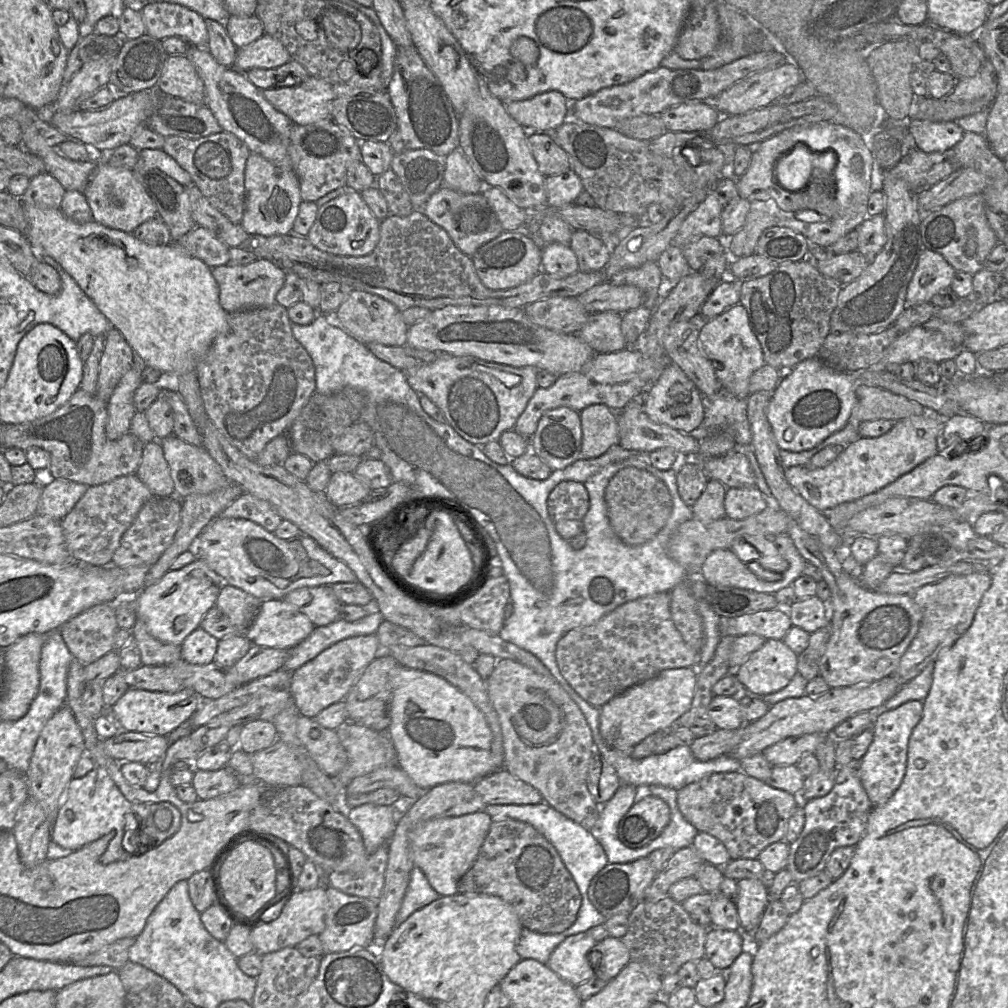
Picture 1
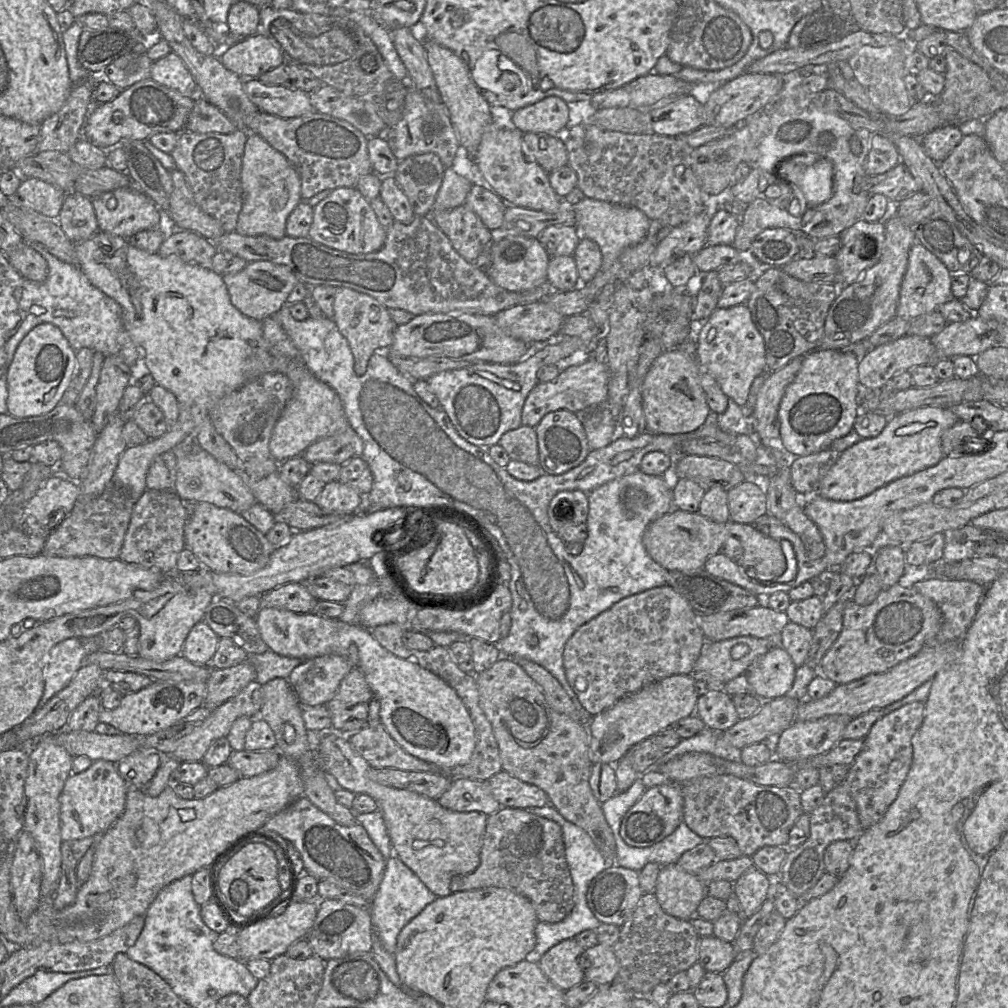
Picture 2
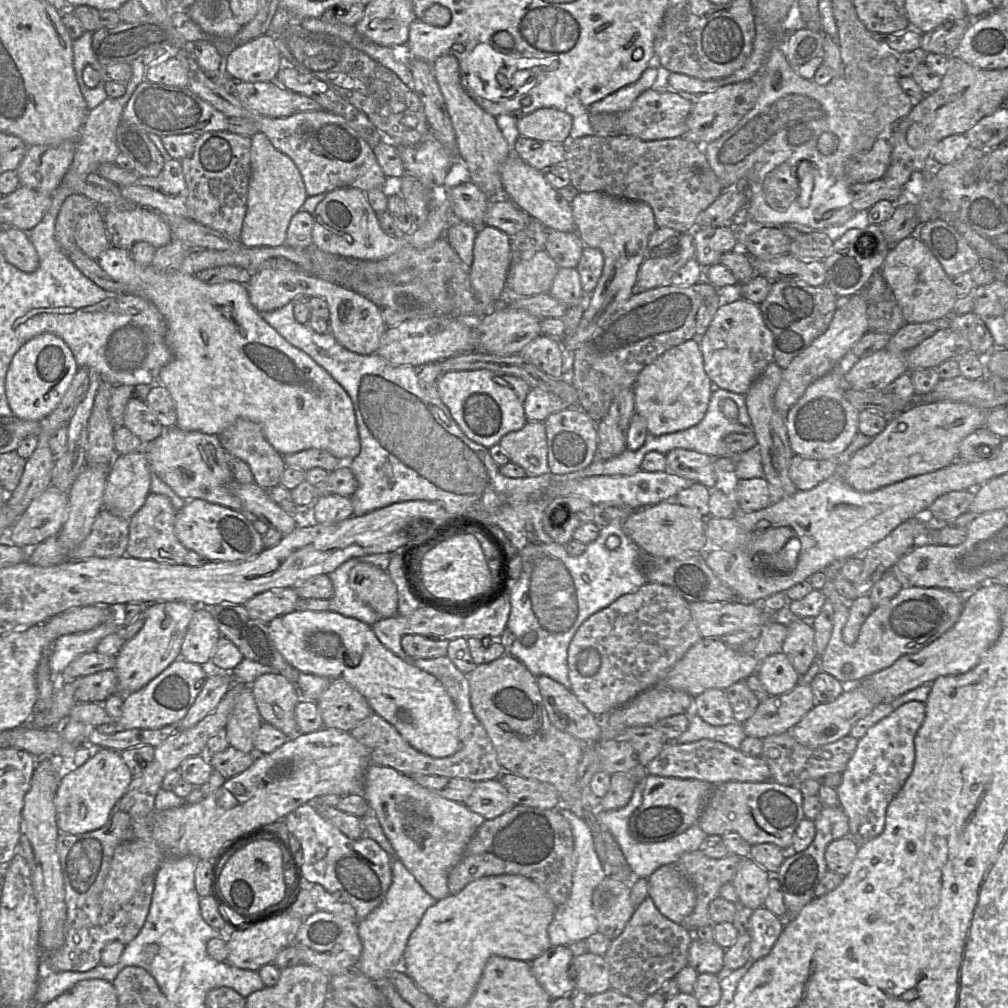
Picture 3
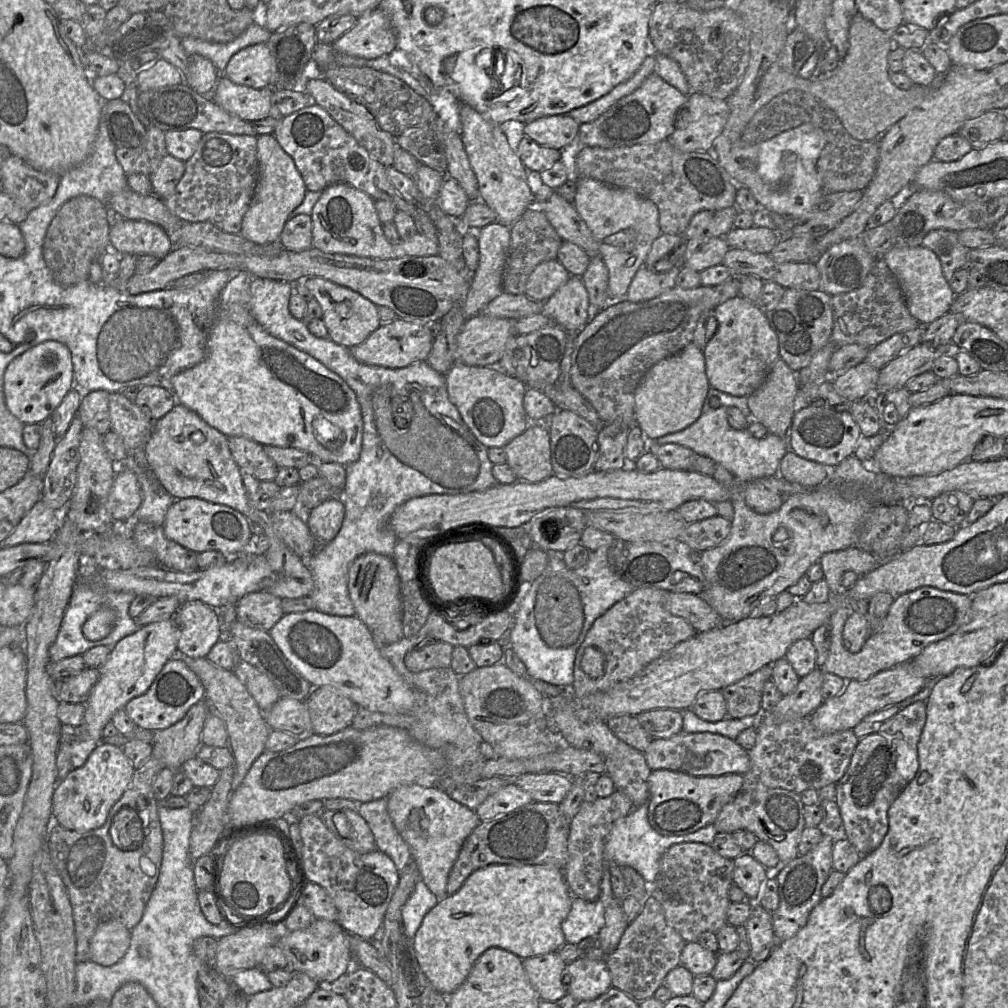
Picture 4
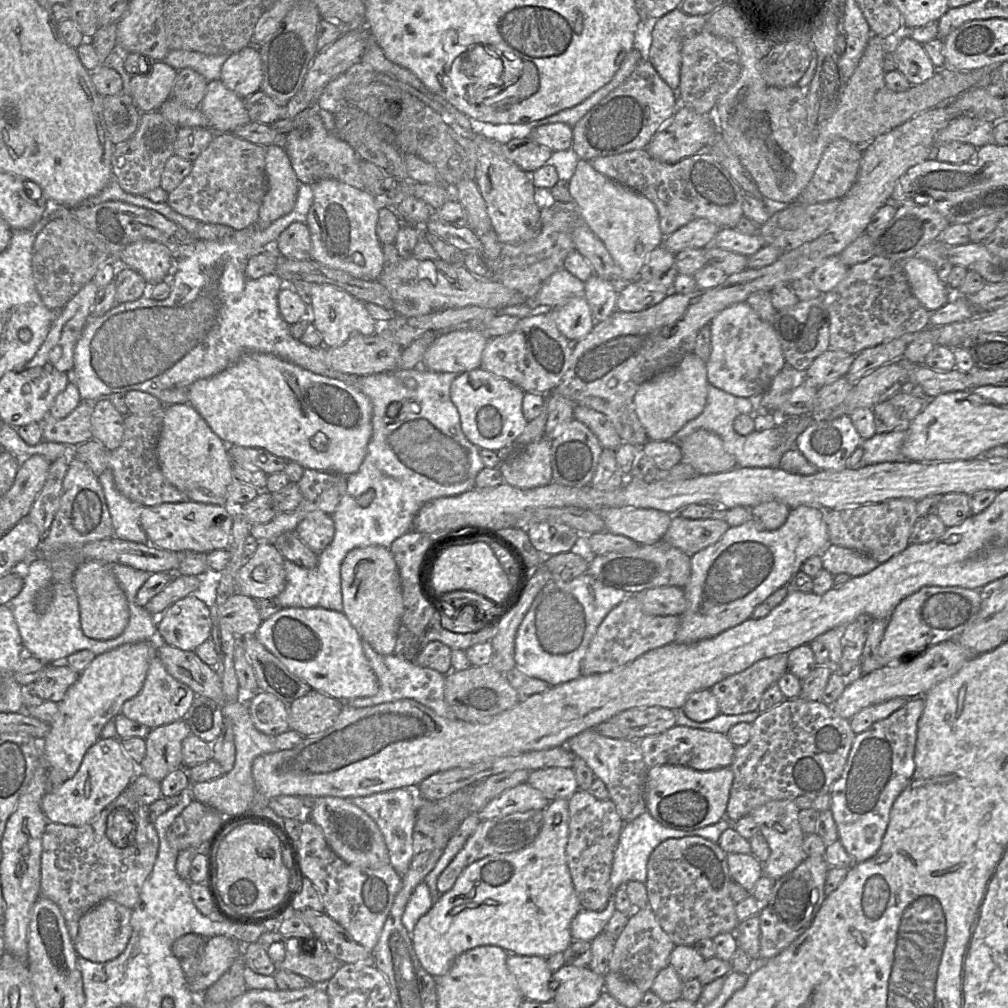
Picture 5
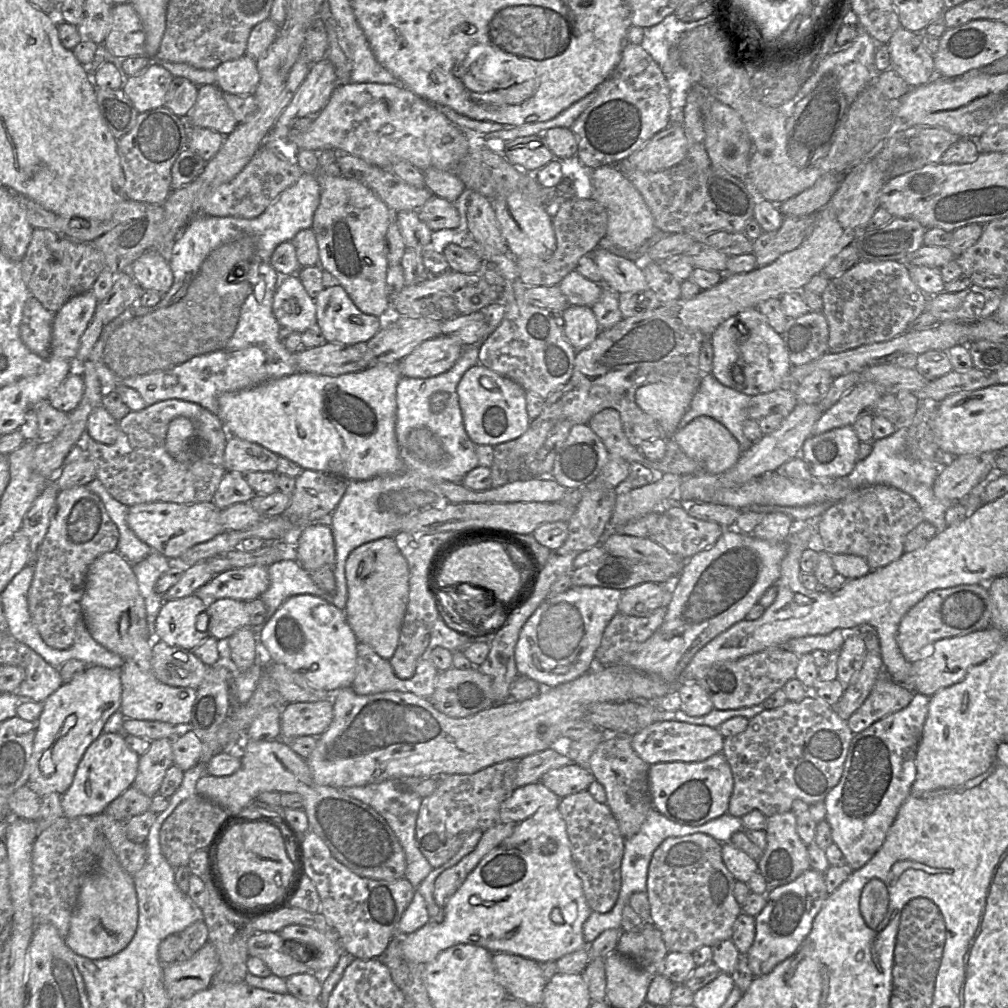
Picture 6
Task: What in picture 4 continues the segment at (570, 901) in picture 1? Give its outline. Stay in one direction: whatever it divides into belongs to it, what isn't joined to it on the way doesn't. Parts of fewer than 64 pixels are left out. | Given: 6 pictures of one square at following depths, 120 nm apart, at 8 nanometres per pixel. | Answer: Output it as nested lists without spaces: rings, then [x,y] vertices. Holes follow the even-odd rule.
[[[532,802],[507,815],[481,822],[465,840],[452,867],[447,882],[447,895],[453,895],[475,871],[490,865],[550,865],[564,871],[568,863],[568,838],[570,822],[562,814],[558,804]]]

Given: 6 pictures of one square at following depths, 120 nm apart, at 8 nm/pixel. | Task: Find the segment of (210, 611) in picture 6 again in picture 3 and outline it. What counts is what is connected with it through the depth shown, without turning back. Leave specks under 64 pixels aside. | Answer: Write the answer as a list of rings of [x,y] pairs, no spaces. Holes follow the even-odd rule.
[[[293,587],[270,589],[249,599],[243,606],[252,618],[269,623],[296,610],[299,596]]]

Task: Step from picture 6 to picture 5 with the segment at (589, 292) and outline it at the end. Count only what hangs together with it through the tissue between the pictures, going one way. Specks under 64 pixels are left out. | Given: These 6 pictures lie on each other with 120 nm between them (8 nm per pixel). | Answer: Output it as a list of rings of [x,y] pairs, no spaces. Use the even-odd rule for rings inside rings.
[[[563,268],[552,274],[529,300],[538,306],[554,307],[571,297],[584,295],[584,287],[583,281]]]

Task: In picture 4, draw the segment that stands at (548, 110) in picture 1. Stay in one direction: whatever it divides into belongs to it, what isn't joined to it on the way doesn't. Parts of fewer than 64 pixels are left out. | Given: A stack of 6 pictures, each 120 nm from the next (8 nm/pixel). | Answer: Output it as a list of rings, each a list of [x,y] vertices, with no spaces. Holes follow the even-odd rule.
[[[568,115],[546,116],[525,124],[524,134],[545,147],[561,150],[578,143],[579,125]]]

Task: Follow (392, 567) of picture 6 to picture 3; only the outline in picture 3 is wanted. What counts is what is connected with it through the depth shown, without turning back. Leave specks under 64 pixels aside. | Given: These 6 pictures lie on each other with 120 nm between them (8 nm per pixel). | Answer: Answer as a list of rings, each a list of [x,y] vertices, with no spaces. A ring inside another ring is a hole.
[[[359,562],[348,575],[351,589],[381,619],[398,615],[398,592],[387,570],[371,563]]]

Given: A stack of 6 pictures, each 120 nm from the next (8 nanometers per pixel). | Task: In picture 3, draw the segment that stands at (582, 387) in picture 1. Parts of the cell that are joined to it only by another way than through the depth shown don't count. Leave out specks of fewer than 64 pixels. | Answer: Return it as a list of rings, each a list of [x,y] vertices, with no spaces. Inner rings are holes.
[[[538,387],[530,388],[524,401],[527,421],[544,422],[552,413],[568,407],[568,404],[556,394]]]

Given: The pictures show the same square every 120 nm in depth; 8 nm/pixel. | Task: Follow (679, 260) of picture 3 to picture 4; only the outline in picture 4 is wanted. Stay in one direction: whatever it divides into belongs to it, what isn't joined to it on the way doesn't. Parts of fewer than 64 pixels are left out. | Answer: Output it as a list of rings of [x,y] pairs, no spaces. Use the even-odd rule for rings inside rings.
[[[642,265],[633,277],[625,298],[631,302],[653,299],[665,290],[676,287],[675,280],[683,266],[675,266],[666,272],[653,272]]]

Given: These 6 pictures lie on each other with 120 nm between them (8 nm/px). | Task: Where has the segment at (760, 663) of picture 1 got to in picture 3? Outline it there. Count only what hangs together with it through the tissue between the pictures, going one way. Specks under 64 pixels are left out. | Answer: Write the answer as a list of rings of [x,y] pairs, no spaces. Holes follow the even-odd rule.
[[[783,652],[768,656],[756,674],[771,696],[791,691],[801,678]]]

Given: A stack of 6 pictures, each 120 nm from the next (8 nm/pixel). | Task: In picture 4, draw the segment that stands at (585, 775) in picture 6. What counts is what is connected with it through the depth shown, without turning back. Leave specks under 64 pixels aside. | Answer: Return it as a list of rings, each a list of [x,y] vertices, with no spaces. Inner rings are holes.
[[[551,772],[527,773],[509,781],[528,792],[533,802],[555,804],[563,801],[573,785],[569,776]]]

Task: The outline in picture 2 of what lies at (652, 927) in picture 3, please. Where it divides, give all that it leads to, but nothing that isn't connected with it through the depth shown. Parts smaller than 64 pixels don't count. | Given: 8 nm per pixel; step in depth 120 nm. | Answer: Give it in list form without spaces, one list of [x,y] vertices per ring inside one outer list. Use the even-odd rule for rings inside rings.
[[[646,893],[620,927],[620,936],[612,947],[619,962],[618,980],[633,994],[648,996],[655,986],[667,983],[675,974],[699,961],[699,942],[690,920],[667,914],[654,893]]]

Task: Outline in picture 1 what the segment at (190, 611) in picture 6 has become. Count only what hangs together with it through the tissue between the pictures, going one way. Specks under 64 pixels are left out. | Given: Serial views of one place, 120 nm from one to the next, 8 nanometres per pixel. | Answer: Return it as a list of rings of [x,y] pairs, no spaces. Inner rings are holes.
[[[198,627],[181,644],[182,659],[195,665],[206,665],[214,662],[218,641],[218,639]]]

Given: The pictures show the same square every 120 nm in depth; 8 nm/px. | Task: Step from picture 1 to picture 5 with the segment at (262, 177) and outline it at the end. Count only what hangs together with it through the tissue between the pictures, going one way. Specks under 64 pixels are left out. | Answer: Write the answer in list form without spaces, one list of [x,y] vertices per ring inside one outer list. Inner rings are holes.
[[[268,145],[265,149],[268,191],[255,223],[260,229],[267,228],[272,222],[293,210],[300,184],[284,148]]]

